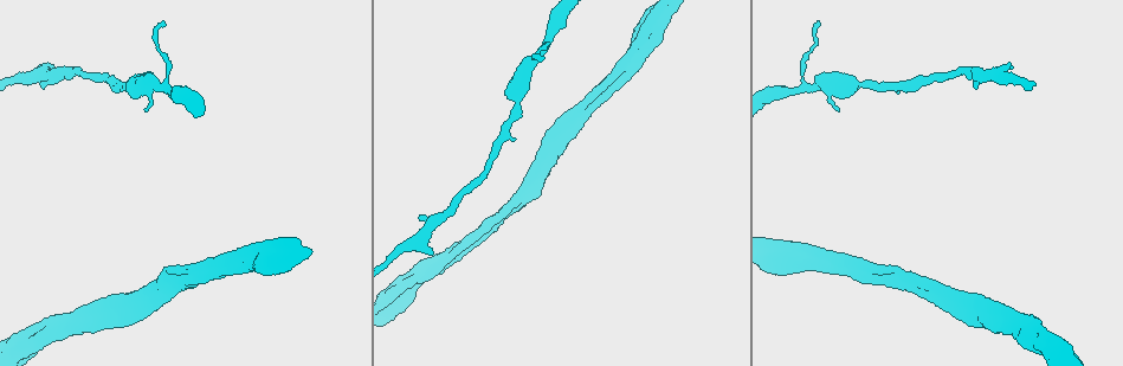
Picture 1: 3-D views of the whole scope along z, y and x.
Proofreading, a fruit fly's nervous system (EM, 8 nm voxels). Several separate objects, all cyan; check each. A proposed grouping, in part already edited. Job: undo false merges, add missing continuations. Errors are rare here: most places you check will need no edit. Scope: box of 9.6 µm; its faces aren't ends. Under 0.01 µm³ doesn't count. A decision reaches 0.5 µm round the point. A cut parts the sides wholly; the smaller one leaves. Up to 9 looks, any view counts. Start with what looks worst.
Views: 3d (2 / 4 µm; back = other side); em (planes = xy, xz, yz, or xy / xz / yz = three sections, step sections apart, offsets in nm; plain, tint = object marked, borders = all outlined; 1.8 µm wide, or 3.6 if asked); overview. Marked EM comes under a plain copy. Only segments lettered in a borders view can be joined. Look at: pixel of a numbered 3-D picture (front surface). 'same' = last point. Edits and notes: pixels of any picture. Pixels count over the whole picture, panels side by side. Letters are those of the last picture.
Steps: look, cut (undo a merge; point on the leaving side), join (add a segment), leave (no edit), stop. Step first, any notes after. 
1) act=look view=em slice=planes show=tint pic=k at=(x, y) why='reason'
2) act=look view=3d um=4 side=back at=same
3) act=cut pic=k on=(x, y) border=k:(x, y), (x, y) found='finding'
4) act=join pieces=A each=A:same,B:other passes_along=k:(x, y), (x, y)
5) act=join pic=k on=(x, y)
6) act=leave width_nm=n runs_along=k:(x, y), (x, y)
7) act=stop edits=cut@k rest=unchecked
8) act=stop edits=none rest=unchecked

act=look view=3d um=4 pic=1 at=(145, 110) why='thin end'

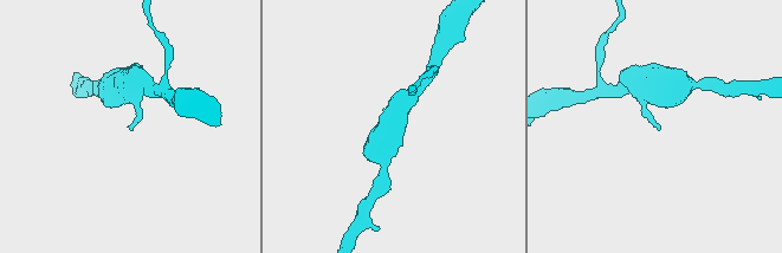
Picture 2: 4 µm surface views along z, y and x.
act=look view=em slice=yz step=8 show=borders pic=2 at=(131, 130)

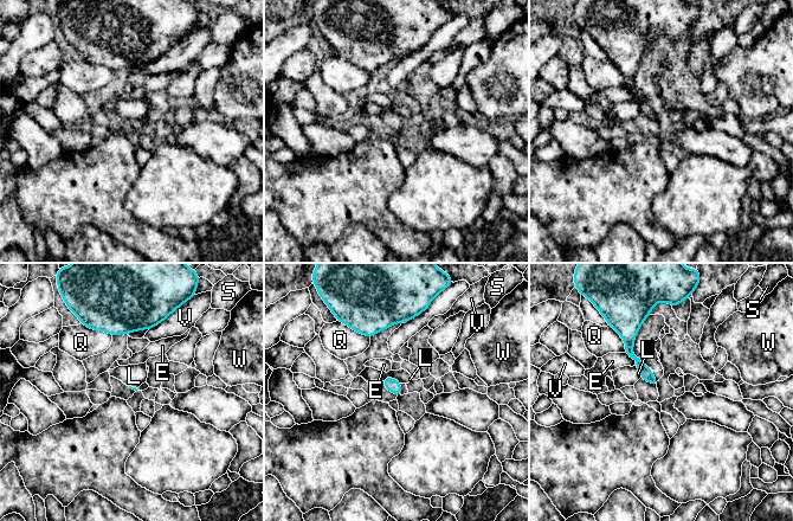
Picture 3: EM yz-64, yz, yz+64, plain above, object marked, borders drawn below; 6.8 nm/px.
act=leave longest_contact=Q:190nm each=E:other,L:other,Q:other,S:other,V:other,W:other border=3:(380, 380), (392, 377), (401, 383) found='none of them fits'

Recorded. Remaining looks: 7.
act=look view=em um=3.6 slice=yz step=16 show=borders pic=1 at=(165, 270) why='thick end'

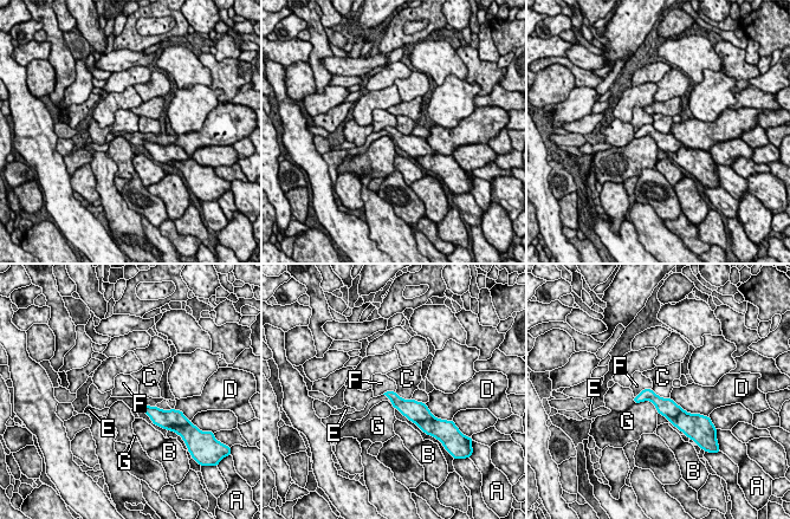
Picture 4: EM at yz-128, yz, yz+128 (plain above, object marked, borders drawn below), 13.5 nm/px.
act=look view=em um=3.6 slice=planes show=borders at=same

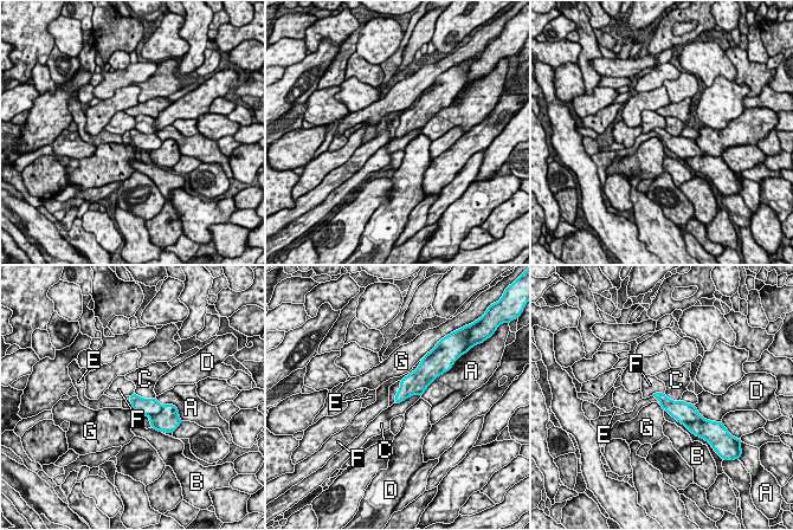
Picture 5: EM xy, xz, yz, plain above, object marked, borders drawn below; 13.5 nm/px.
act=leave each=A:other,B:other,C:other,D:other,E:other,F:other,G:other border=5:(420, 394), (408, 396), (394, 404) found='no lettered segment goes on from it'

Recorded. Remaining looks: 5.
act=look view=3d um=4 pic=1 at=(641, 41)

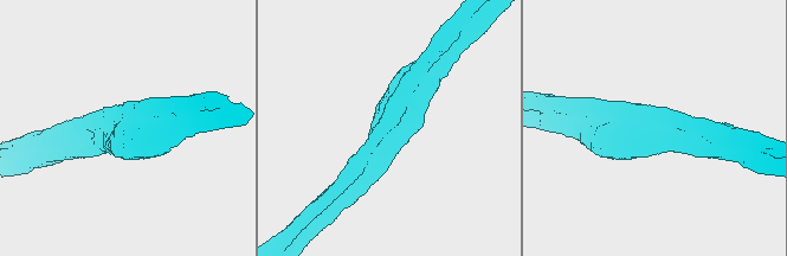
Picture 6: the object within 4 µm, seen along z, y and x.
act=look view=em um=3.6 slice=xz step=16 show=borders pic=6 at=(653, 136) arms=3 arm_widths_nm=240,360,400 why='now the EM'

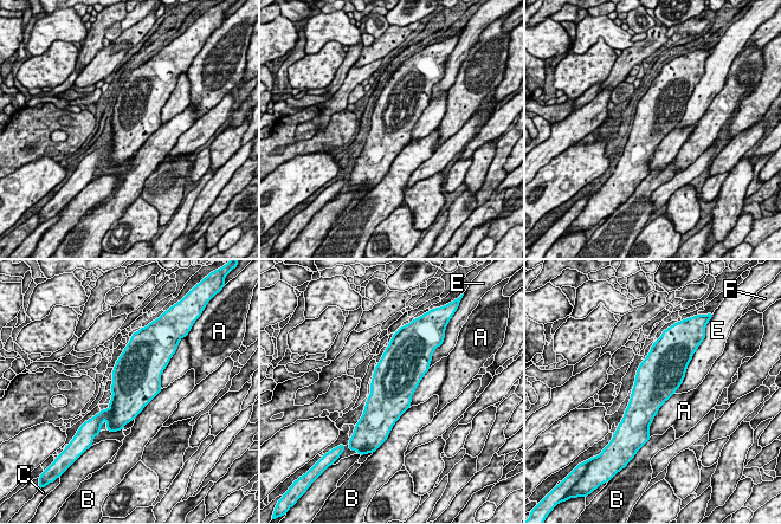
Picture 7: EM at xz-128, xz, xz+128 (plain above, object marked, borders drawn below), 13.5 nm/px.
act=look view=em um=3.6 slice=planes show=borders at=same why='cut it another way'

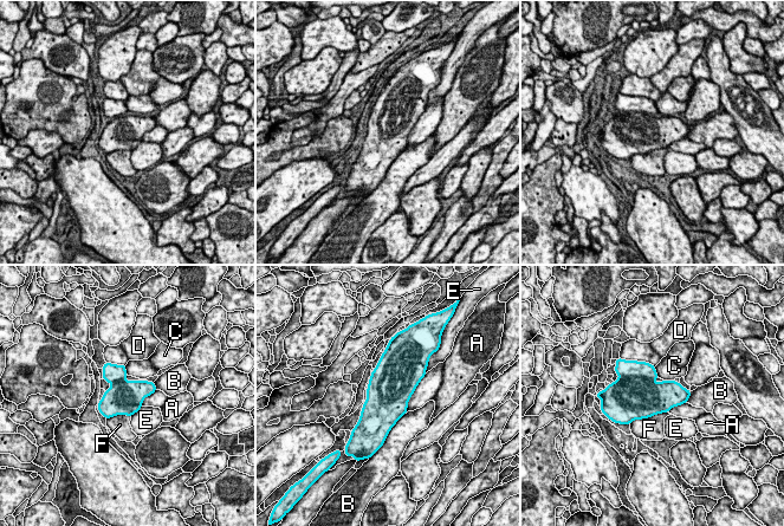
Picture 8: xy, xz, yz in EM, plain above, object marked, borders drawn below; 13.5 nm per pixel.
act=leave each=A:other,B:other,C:other,D:other,E:other,F:other border=8:(423, 376), (409, 398), (405, 413) found='continuous, no second cell'

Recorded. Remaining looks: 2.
act=look view=em slice=planes show=tint pic=1 at=(393, 257) why='calibre changes'

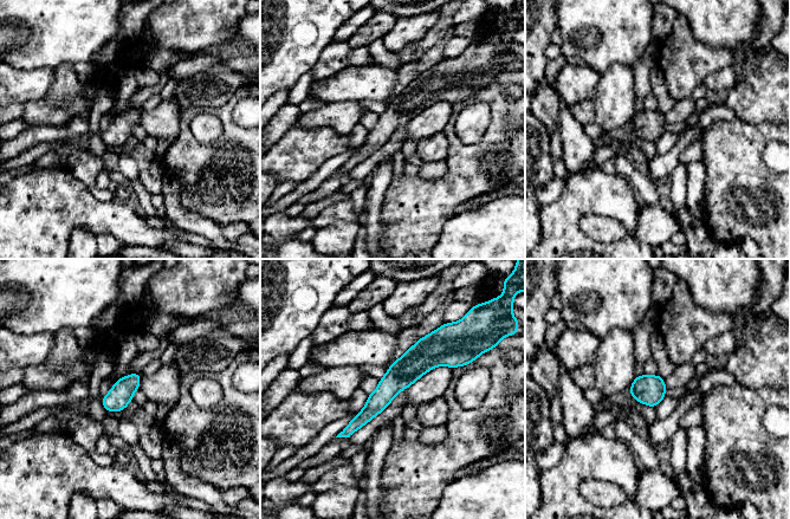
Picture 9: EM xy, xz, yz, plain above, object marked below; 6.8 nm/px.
act=look view=em slice=planes show=borders at=same

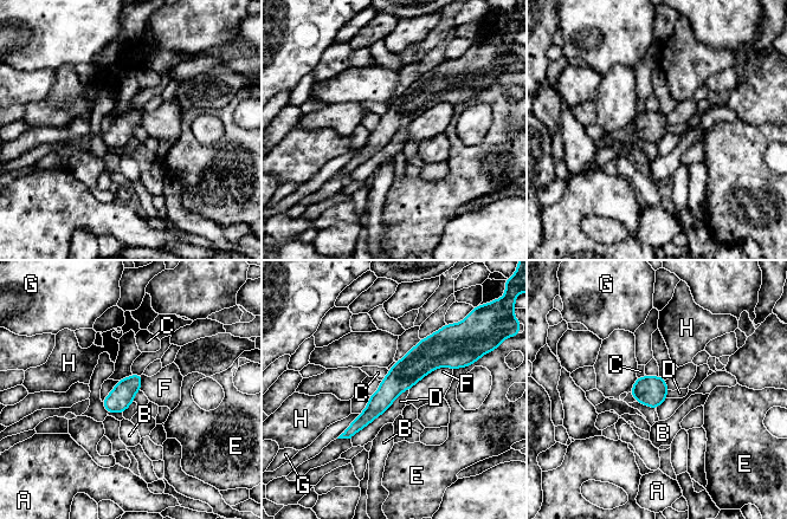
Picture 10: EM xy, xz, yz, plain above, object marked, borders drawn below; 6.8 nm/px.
act=leave each=A:other,B:other,C:other,D:other,E:other,F:other,G:other,H:other runs_along=10:(455, 356), (423, 358), (344, 435) found='continuous, no second cell'

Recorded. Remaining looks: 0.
act=stop edits=none rest=unchecked

